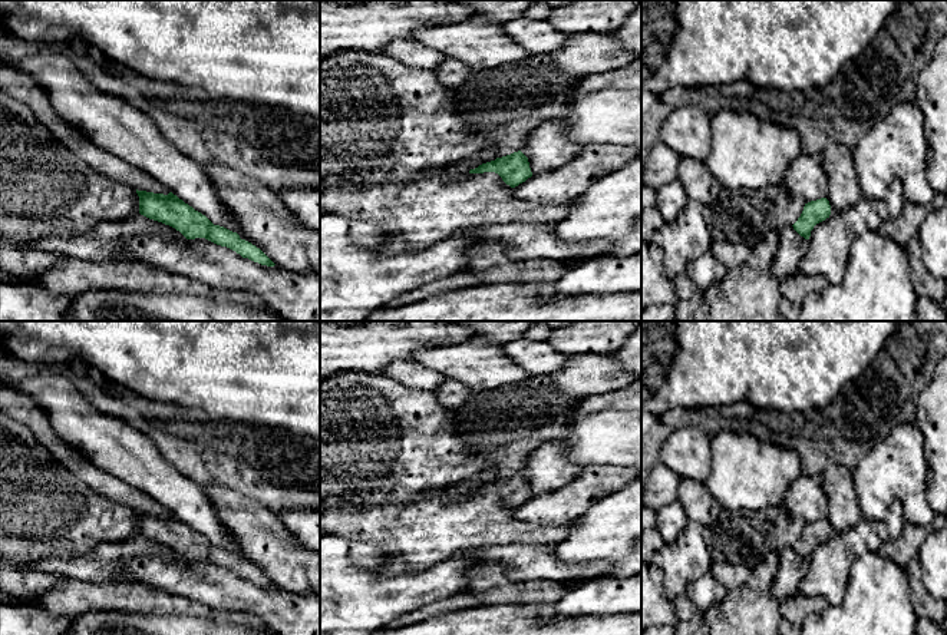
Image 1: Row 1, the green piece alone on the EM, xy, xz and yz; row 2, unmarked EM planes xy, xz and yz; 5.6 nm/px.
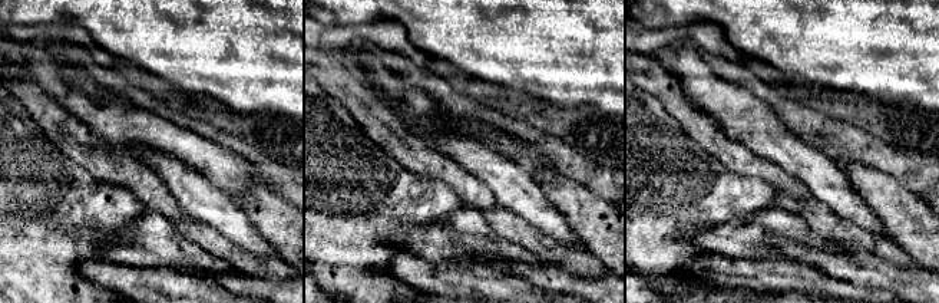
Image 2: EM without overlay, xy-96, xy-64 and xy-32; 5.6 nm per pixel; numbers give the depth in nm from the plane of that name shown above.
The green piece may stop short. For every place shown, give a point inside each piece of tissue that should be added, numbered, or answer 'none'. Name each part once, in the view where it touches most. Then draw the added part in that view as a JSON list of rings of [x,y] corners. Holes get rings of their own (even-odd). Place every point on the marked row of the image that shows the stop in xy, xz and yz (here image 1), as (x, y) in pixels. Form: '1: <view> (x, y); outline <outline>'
none

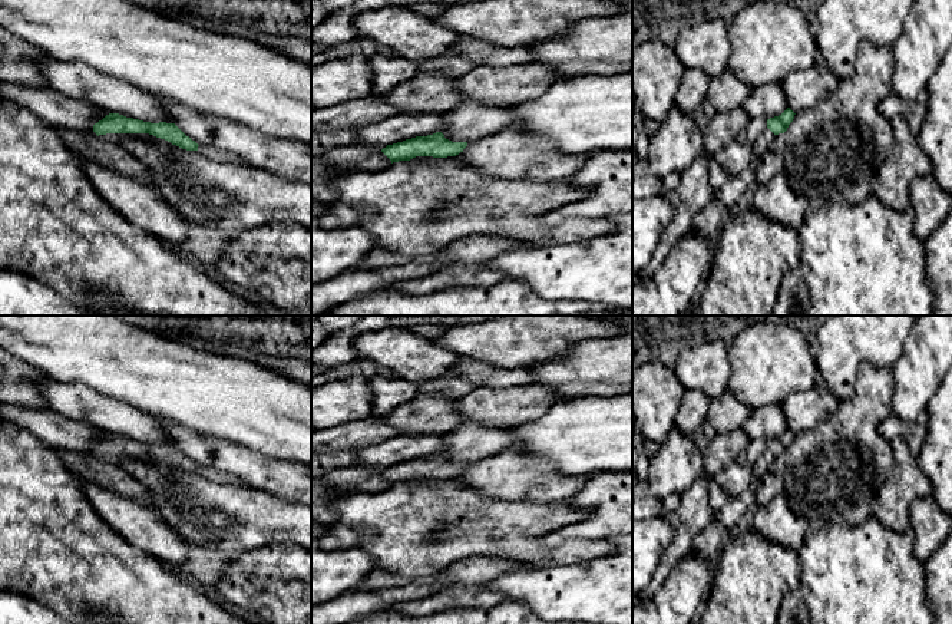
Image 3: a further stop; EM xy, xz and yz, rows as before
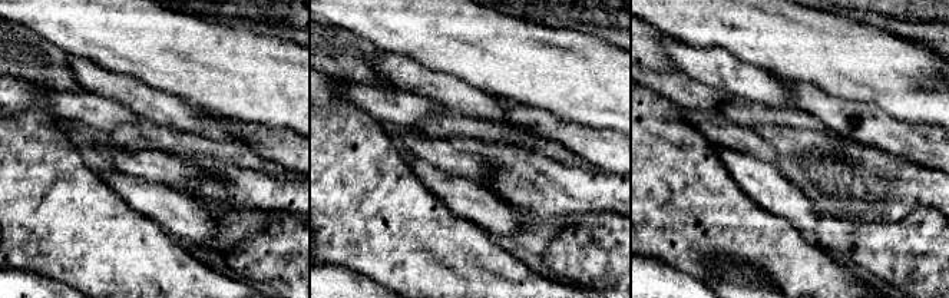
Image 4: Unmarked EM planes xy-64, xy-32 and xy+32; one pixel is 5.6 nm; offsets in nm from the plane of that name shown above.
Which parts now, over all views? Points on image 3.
1: xy (115, 138); outline [[[106,133],[106,135],[99,135],[99,138],[102,141],[108,141],[120,146],[128,141],[145,141],[145,142],[159,143],[159,145],[171,143],[165,139],[156,138],[149,133]]]

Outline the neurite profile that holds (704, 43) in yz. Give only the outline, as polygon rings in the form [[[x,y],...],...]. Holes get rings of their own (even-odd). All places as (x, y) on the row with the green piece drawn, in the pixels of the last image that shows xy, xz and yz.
[[[698,17],[678,32],[672,50],[685,69],[700,69],[713,79],[728,69],[728,24],[723,19]]]

